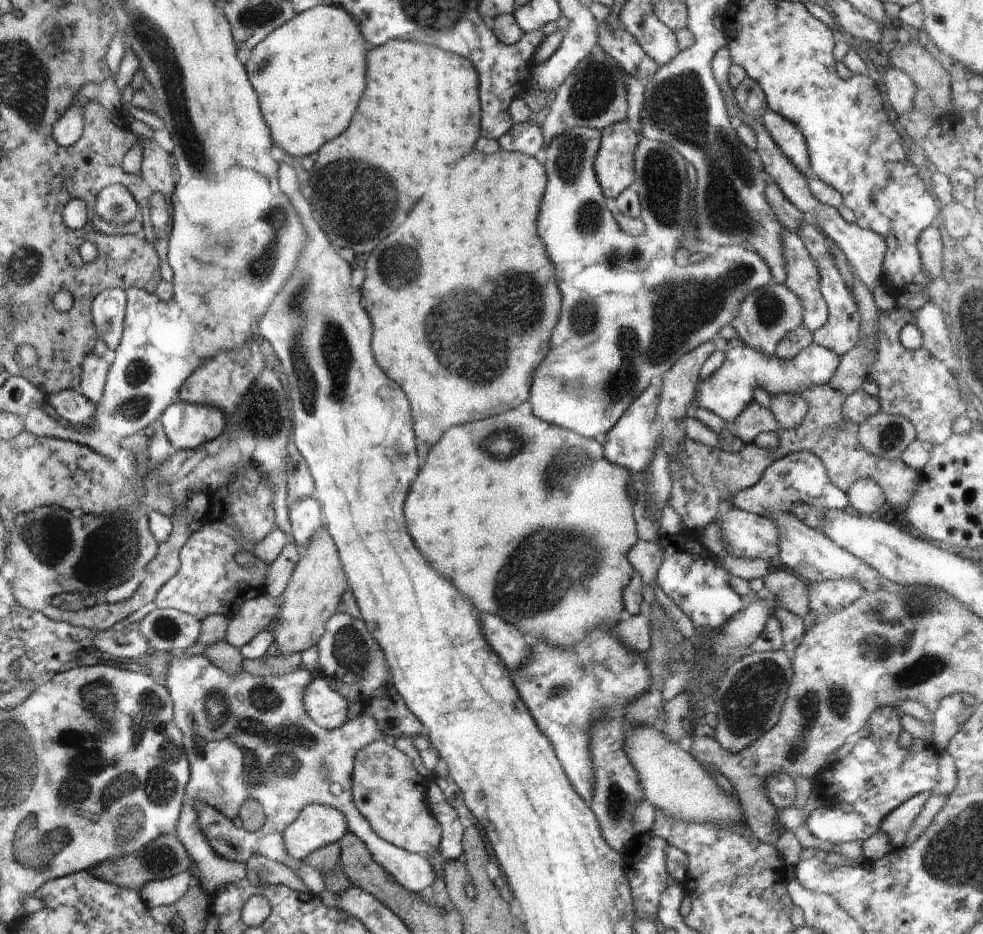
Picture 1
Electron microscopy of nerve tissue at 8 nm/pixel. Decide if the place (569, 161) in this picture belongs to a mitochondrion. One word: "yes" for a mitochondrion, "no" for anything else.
yes

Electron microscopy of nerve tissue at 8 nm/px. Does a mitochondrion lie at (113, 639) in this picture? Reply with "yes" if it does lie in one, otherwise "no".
no

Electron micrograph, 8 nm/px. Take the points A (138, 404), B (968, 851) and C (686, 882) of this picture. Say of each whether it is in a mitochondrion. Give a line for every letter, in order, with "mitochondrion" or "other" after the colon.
A: mitochondrion
B: mitochondrion
C: other

